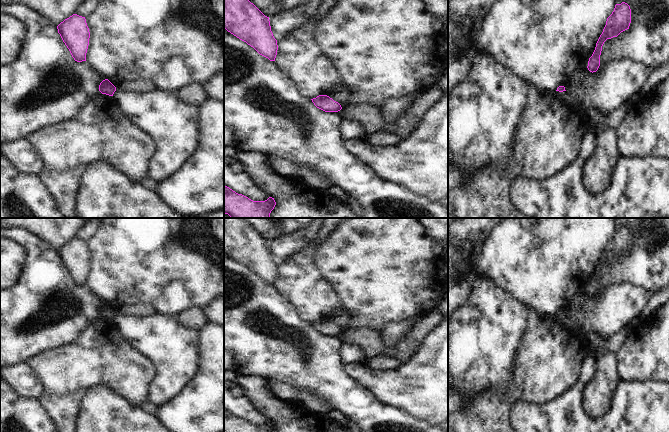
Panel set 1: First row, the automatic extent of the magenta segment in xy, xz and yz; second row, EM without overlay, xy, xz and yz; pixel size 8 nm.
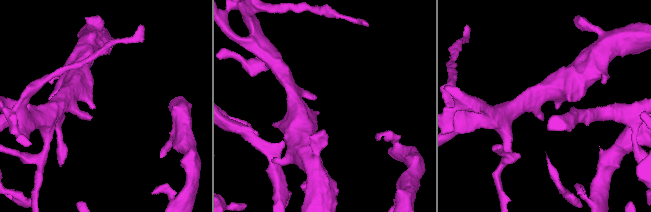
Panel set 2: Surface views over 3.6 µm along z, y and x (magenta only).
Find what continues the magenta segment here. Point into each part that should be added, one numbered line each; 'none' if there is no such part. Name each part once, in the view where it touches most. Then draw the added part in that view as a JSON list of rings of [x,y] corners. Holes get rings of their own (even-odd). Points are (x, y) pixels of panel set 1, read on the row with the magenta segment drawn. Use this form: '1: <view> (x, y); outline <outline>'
none

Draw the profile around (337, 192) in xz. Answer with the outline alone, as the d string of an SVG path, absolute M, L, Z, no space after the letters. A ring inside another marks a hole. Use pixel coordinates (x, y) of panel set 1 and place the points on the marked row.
M332 185L326 191L334 196L339 203L347 205L346 200L348 198L348 195L340 187Z

